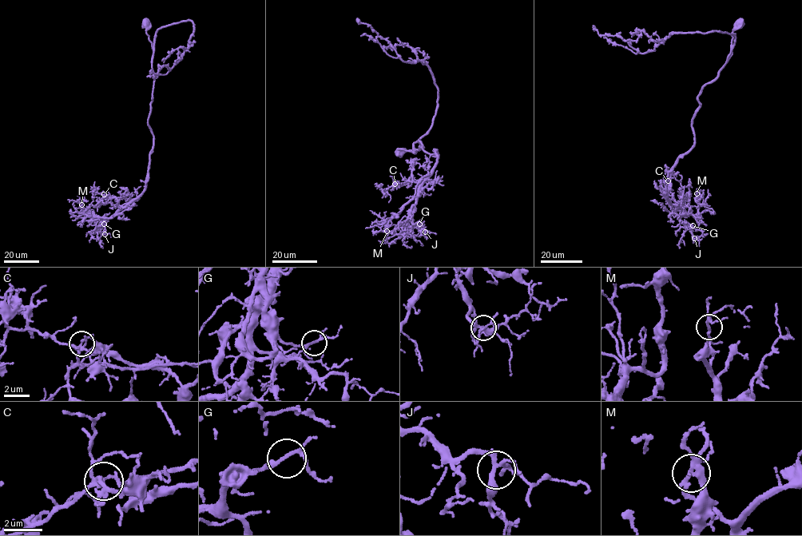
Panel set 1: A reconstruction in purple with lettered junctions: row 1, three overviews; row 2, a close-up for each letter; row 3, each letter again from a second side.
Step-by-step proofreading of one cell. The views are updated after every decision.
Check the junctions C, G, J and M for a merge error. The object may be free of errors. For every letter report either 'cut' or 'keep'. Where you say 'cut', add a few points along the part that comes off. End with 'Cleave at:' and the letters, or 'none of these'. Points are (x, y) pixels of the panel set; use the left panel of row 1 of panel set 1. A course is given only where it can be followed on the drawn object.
C: cut; course (104, 194), (104, 197), (138, 200)
G: keep
J: keep
M: keep
Cleave at: C

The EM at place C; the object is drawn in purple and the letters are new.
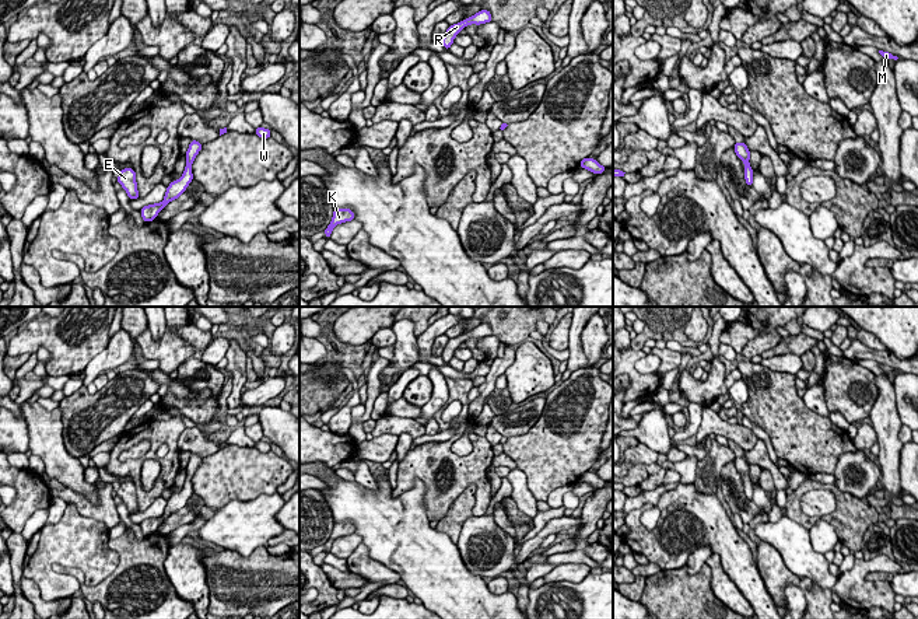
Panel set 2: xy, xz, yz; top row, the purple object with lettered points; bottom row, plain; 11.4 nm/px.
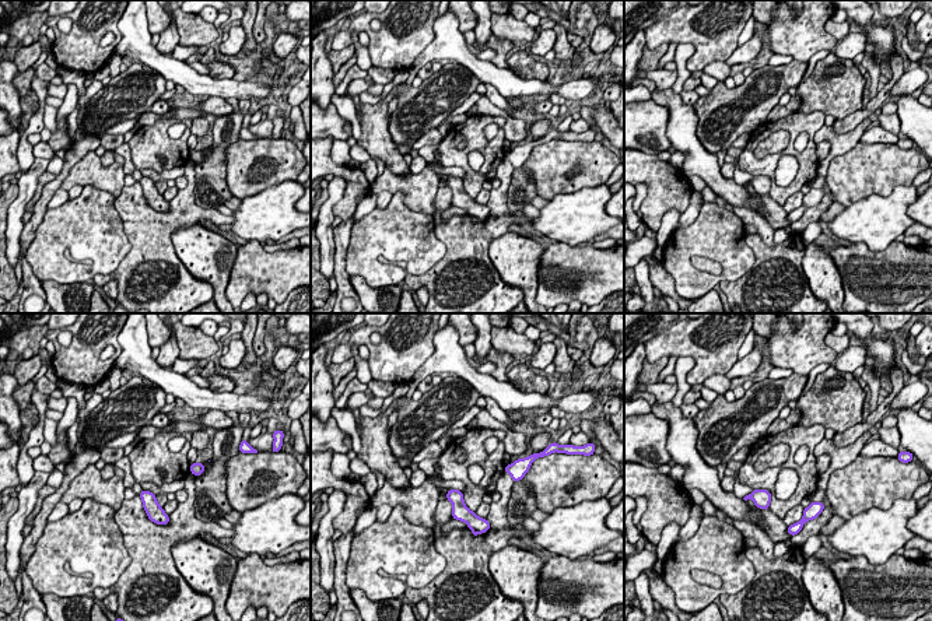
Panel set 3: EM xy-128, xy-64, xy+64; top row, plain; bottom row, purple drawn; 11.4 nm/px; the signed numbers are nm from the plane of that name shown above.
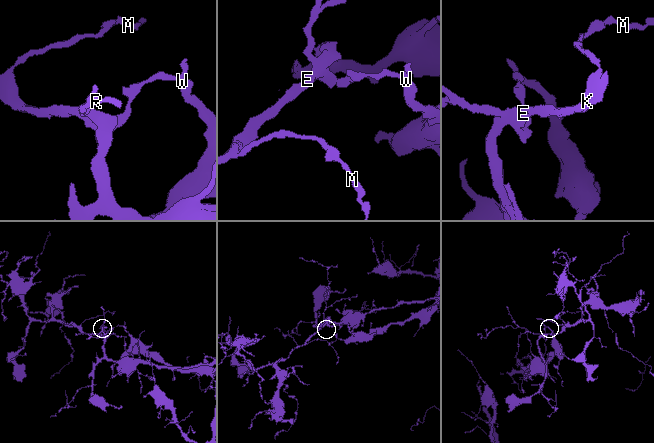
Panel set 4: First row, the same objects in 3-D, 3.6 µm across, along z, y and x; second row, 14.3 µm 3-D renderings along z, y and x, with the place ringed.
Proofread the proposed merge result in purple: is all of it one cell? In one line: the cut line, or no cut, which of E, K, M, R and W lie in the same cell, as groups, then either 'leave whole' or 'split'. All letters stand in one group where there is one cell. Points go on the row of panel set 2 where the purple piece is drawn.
cut xy (186, 163), (191, 167); groups E K M R / W; split

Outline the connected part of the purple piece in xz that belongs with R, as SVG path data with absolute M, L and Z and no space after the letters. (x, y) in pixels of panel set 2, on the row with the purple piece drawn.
M480 10L479 13L469 17L467 20L449 25L442 38L444 48L448 50L451 48L451 45L453 43L455 36L459 35L459 32L465 27L467 27L470 24L481 25L481 24L491 22L491 21L493 21L493 17L490 14L490 10Z

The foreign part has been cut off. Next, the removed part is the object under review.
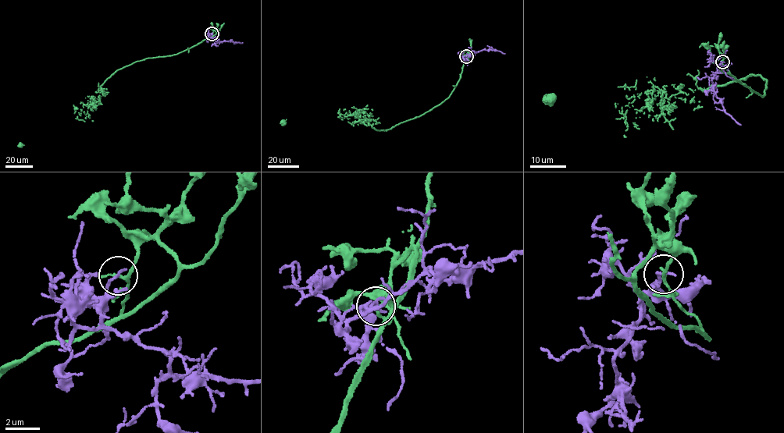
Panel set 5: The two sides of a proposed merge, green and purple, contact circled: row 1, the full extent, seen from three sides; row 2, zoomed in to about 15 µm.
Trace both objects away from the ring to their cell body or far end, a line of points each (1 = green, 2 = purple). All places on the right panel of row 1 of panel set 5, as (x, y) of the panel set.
1: (722, 62), (763, 97), (750, 73), (627, 129), (619, 110), (552, 101)
2: (722, 62), (711, 81), (714, 86), (714, 90), (726, 112), (740, 125)

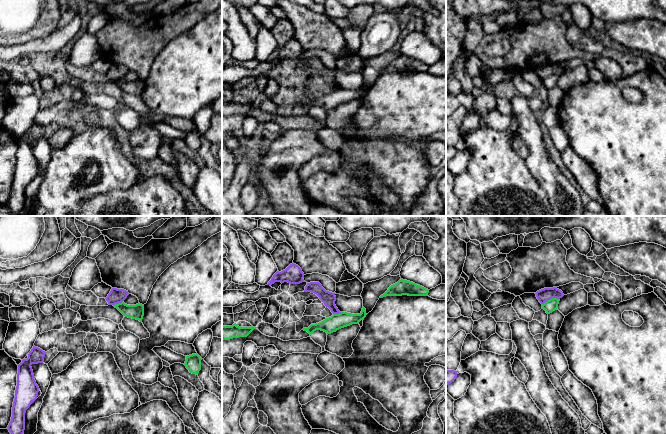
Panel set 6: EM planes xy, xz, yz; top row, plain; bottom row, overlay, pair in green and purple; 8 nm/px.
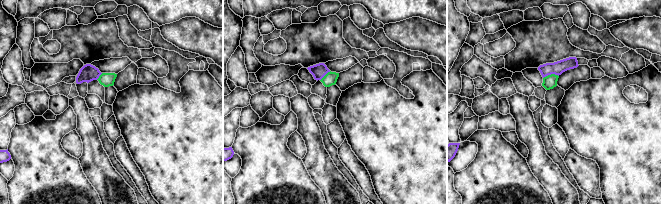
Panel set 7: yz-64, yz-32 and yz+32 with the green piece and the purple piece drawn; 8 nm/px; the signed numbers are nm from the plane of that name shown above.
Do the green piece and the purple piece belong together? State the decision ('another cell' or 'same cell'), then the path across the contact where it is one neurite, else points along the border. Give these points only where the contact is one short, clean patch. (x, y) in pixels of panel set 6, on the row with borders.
another cell | along yz (559, 298), (550, 298), (542, 304)

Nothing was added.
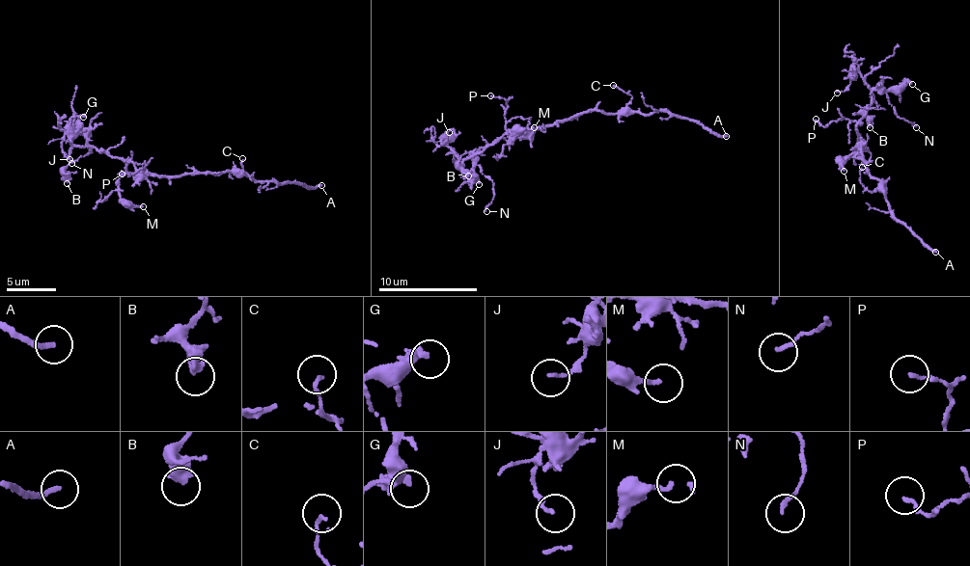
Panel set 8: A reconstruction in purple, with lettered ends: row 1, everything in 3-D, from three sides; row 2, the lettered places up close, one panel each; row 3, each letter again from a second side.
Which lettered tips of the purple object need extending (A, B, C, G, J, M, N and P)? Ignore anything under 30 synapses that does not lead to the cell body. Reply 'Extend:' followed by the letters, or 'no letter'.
Extend: A

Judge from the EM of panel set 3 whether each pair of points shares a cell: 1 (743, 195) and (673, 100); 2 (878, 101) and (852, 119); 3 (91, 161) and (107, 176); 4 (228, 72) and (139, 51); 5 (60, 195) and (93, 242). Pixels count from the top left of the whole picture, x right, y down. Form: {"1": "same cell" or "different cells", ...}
{"1": "same cell", "2": "same cell", "3": "same cell", "4": "different cells", "5": "different cells"}

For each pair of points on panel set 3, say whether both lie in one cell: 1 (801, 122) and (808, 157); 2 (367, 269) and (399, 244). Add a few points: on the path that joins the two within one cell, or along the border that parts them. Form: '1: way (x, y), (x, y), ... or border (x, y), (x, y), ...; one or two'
1: way (809, 130), (810, 148); one
2: way (368, 259), (384, 244), (389, 244); one

